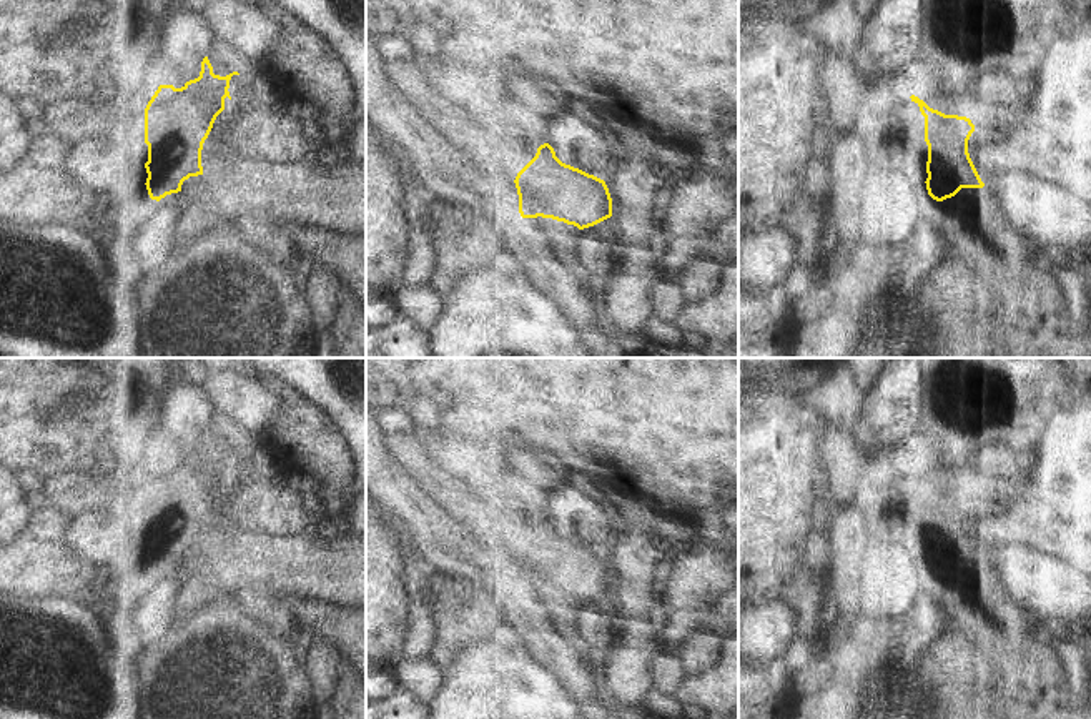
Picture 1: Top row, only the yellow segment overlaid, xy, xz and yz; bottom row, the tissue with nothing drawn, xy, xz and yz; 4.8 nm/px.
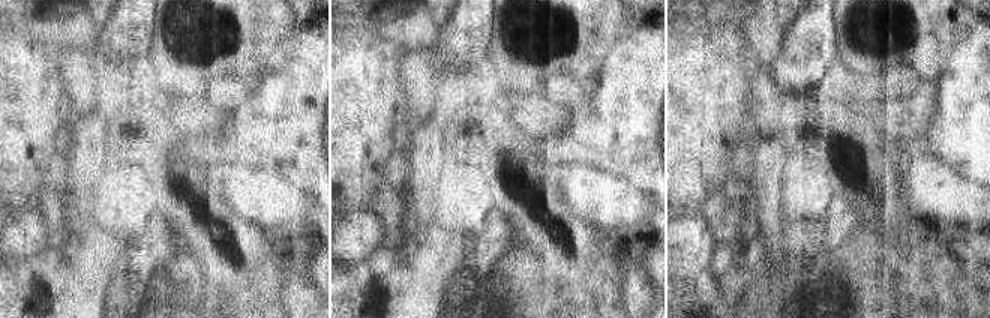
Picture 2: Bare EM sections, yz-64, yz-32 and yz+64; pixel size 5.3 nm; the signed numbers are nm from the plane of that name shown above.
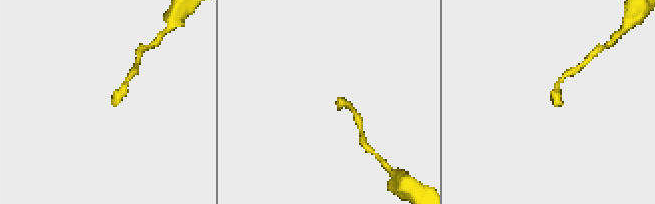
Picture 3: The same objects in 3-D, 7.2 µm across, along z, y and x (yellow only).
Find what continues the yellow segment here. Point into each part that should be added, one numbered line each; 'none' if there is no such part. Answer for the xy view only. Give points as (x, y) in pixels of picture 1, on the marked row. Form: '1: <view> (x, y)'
1: xy (113, 152)

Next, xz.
1: xz (491, 147)

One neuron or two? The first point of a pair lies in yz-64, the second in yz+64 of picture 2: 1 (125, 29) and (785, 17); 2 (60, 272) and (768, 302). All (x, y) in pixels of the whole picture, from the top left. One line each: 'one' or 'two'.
1: two
2: two

